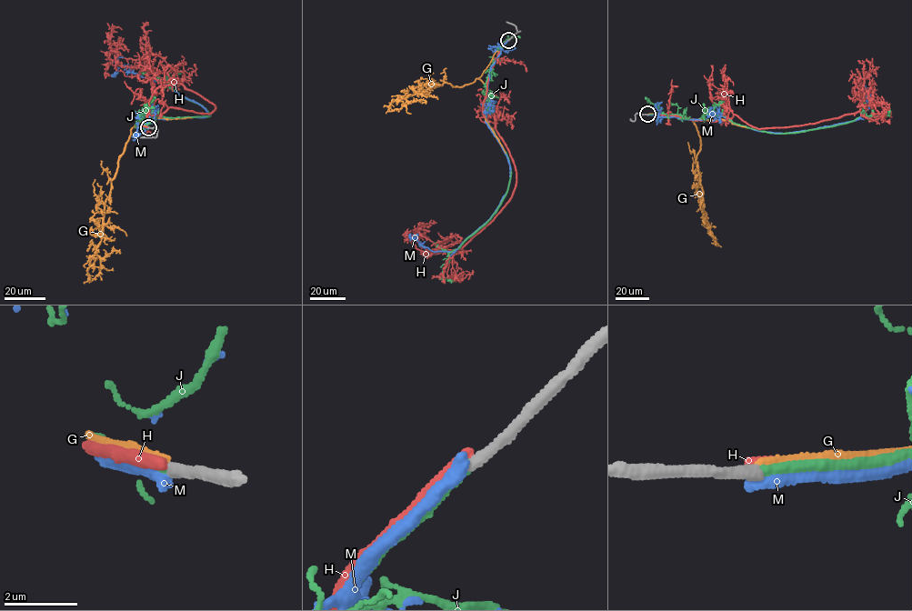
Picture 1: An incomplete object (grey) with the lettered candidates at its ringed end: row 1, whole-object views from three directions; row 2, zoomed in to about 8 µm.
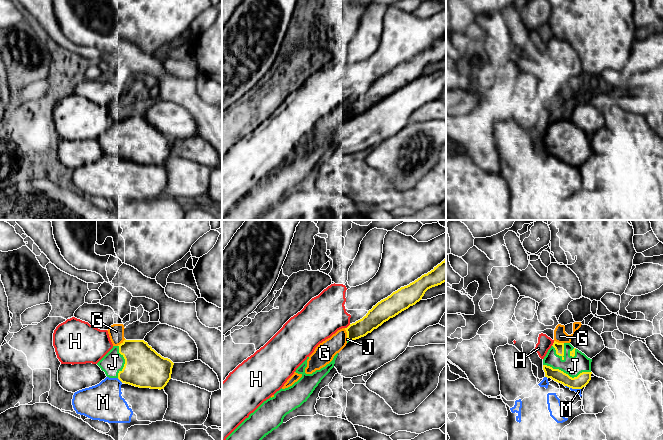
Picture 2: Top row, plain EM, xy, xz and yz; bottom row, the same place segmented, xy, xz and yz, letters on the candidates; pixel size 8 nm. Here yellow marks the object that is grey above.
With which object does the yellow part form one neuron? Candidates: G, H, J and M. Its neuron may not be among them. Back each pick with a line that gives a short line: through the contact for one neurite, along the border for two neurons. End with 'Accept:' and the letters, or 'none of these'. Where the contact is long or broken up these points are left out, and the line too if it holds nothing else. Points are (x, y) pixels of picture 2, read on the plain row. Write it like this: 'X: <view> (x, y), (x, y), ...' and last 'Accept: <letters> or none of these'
Accept: H

